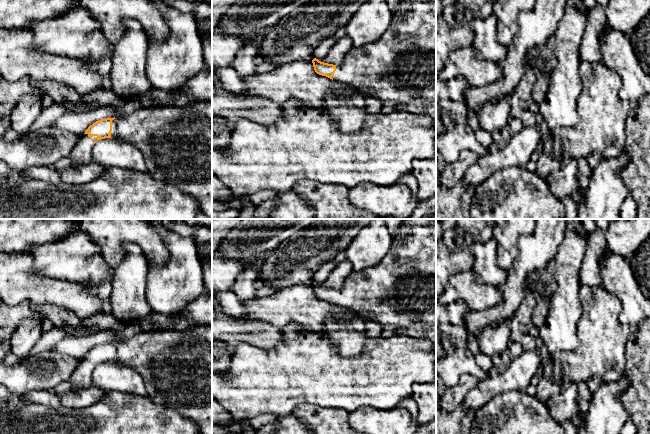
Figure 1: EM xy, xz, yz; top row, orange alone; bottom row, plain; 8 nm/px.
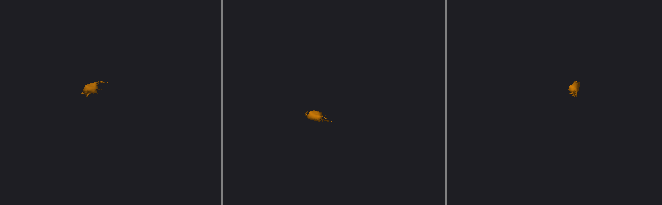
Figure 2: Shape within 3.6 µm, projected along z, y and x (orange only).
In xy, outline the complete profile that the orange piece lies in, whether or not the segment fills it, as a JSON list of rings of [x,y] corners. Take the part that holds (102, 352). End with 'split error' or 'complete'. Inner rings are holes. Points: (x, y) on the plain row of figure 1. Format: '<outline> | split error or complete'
[[[212,327],[186,330],[142,331],[125,340],[106,342],[88,351],[69,380],[77,389],[93,385],[91,373],[101,363],[114,362],[135,369],[145,382],[147,397],[172,408],[200,426],[201,434],[212,434]]] | split error

